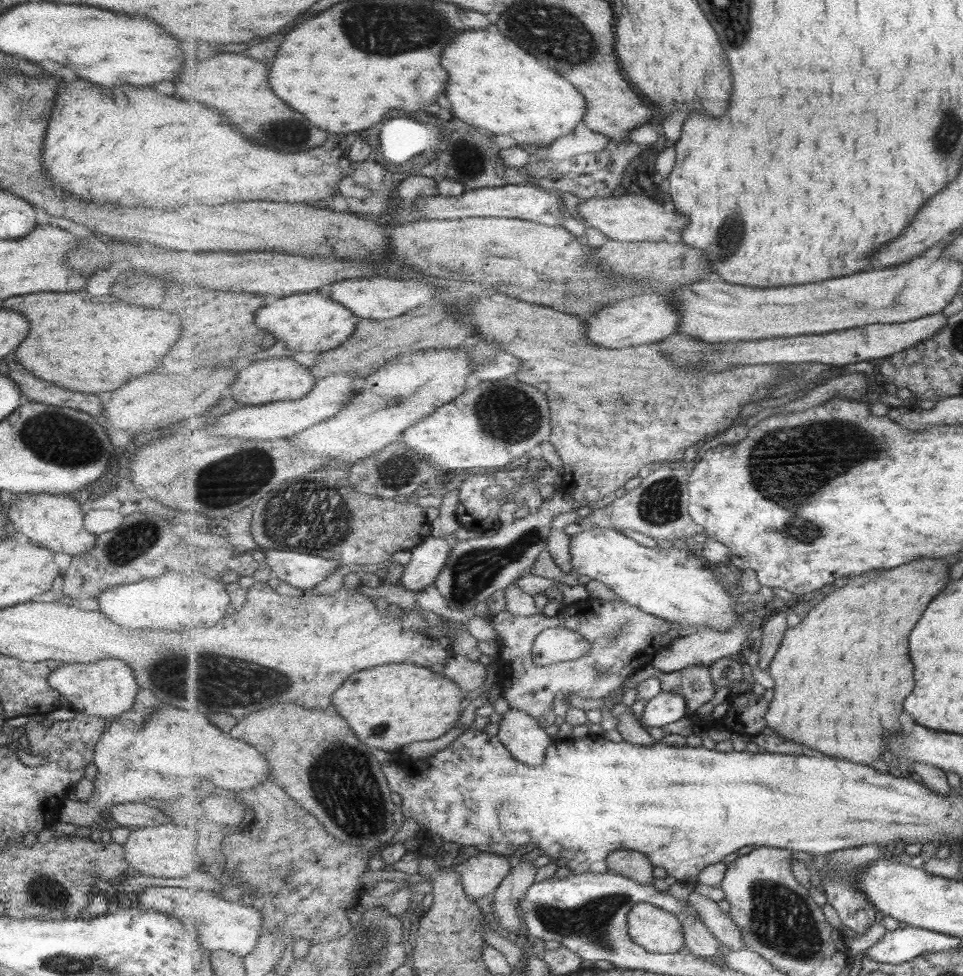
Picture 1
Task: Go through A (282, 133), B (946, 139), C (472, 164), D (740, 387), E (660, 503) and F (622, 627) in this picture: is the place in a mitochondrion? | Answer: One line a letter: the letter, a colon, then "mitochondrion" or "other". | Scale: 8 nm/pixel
A: mitochondrion
B: mitochondrion
C: mitochondrion
D: other
E: mitochondrion
F: mitochondrion

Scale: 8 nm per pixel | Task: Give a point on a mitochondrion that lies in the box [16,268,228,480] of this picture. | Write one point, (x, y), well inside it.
(51, 435)

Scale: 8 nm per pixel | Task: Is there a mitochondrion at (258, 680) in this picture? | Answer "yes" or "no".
yes

